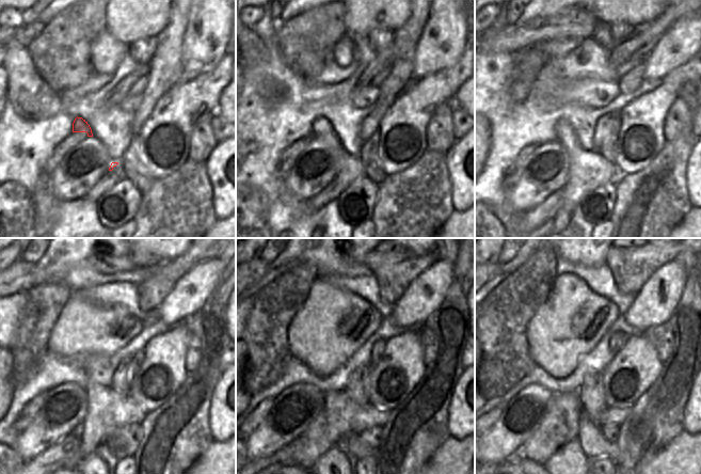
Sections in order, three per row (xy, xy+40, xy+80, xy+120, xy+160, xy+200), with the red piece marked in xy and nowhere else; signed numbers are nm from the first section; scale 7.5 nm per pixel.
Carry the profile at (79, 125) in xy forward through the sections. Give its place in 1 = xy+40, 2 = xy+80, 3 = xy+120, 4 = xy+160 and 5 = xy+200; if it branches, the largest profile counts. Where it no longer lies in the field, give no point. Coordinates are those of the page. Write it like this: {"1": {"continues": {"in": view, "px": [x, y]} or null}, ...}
{"1": {"continues": {"in": "xy+40", "px": [350, 169]}}, "2": {"continues": {"in": "xy+80", "px": [588, 170]}}, "3": {"continues": {"in": "xy+120", "px": [107, 410]}}, "4": {"continues": {"in": "xy+160", "px": [345, 416]}}, "5": {"continues": {"in": "xy+200", "px": [609, 415]}}}

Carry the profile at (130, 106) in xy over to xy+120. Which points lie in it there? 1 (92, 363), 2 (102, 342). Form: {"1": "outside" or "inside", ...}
{"1": "outside", "2": "inside"}

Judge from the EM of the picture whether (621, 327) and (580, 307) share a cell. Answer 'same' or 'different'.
different

